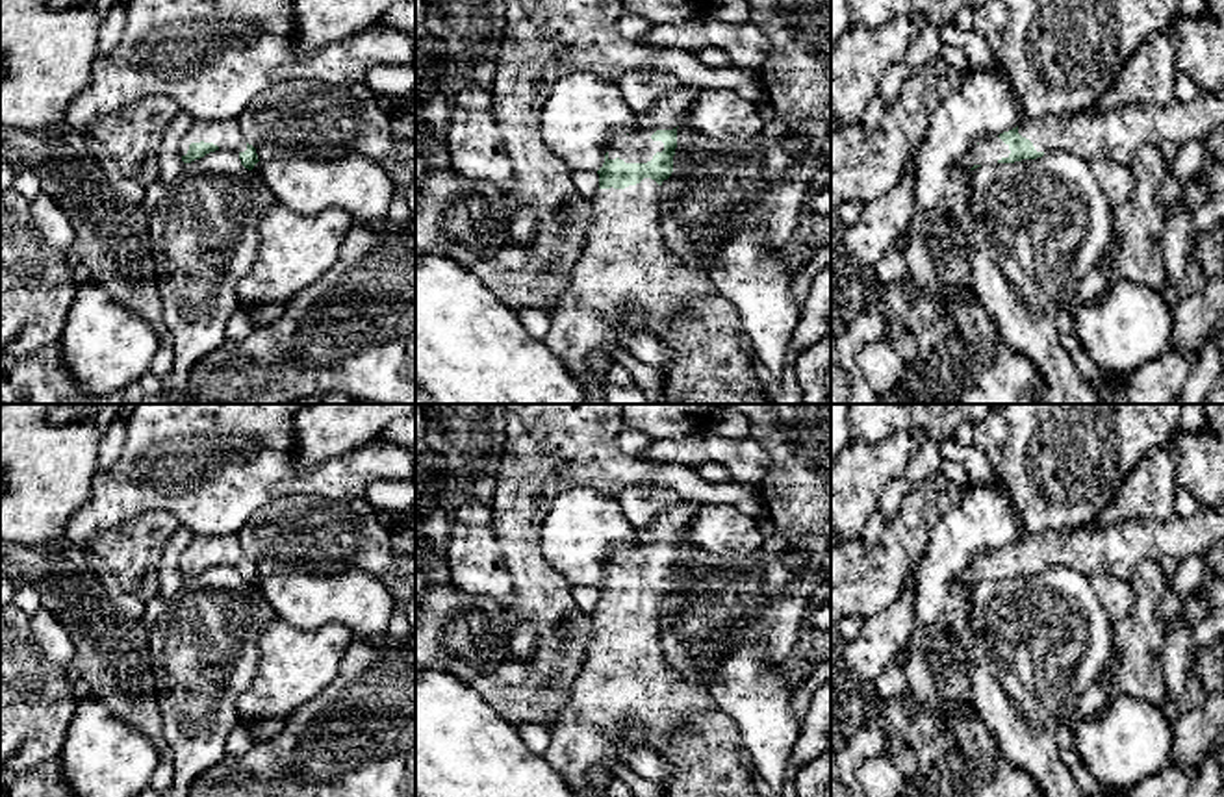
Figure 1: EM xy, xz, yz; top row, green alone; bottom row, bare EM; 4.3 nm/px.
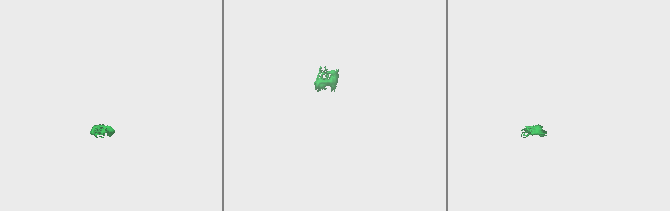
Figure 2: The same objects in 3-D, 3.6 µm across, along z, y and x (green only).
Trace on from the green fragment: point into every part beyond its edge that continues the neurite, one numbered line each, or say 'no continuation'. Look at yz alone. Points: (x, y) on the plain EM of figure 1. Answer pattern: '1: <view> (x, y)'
1: yz (1119, 547)
2: yz (989, 566)

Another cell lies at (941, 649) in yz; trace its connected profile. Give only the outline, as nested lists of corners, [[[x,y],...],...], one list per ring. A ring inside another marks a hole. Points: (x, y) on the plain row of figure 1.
[[[1003,484],[963,487],[963,497],[933,526],[927,550],[914,567],[916,625],[901,664],[914,702],[912,749],[942,732],[942,710],[970,701],[974,662],[972,586],[959,576],[987,552],[1020,541],[1014,502]]]

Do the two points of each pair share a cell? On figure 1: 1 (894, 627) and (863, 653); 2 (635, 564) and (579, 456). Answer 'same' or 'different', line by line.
1: same
2: different

